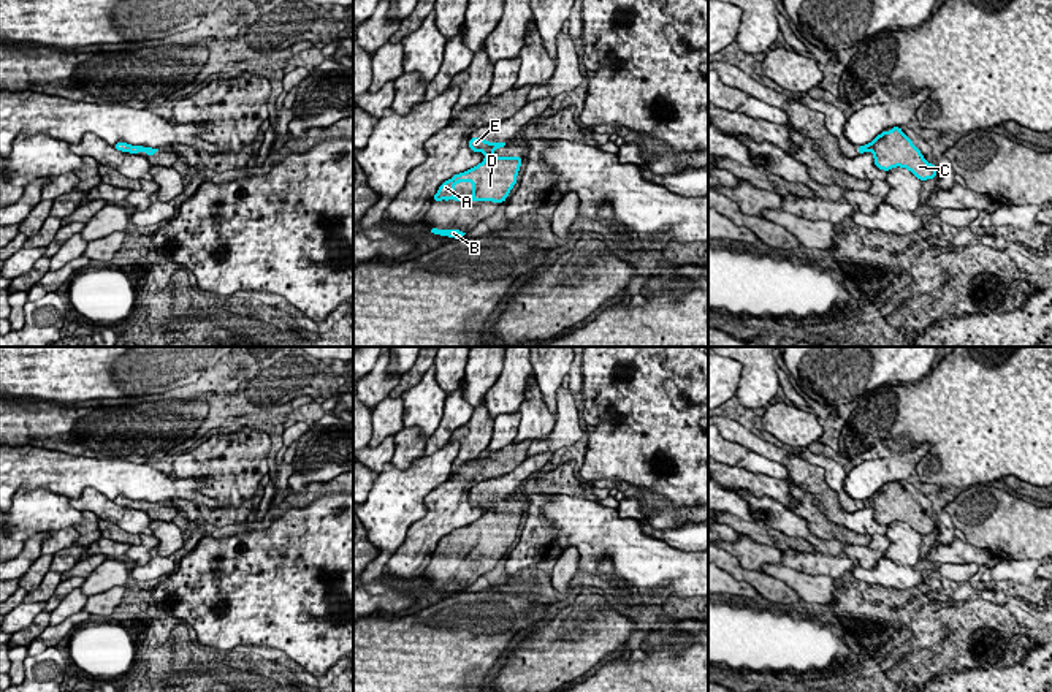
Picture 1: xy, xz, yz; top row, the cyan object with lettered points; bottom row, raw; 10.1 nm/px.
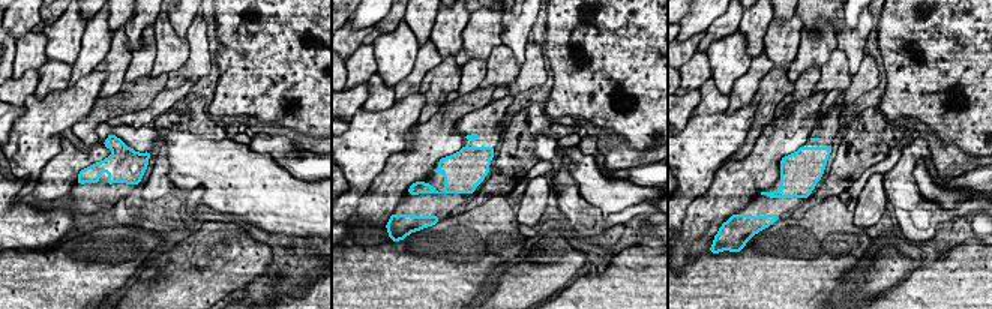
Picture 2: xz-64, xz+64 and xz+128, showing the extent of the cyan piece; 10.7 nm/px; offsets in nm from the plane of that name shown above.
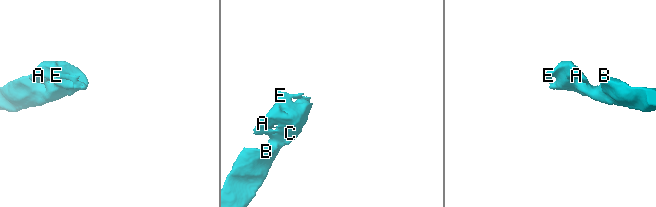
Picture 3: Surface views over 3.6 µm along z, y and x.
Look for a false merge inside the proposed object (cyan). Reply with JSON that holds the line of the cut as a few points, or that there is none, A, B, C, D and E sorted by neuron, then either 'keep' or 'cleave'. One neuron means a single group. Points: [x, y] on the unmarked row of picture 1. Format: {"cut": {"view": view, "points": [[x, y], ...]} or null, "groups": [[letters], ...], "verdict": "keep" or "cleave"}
{"cut": null, "groups": [["A", "B", "C", "D", "E"]], "verdict": "keep"}

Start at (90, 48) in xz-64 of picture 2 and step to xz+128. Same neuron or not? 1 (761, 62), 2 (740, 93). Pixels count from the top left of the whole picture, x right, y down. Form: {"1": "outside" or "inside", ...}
{"1": "inside", "2": "inside"}

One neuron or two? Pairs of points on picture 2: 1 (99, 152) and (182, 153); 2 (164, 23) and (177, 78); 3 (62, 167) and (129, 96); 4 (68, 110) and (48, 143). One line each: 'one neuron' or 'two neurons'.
1: two neurons
2: two neurons
3: one neuron
4: one neuron

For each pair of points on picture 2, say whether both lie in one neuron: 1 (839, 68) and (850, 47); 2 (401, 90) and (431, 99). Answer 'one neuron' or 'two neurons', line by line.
1: two neurons
2: two neurons

